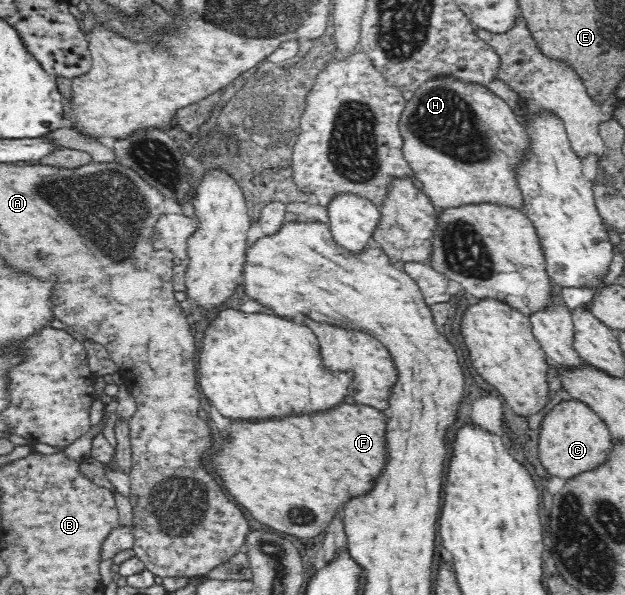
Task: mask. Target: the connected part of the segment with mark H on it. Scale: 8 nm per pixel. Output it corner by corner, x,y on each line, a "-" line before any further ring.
450,76
422,83
407,104
399,119
403,139
402,153
410,164
413,177
422,183
422,191
436,208
464,204
500,204
522,210
523,197
515,169
529,157
530,138
526,126
506,101
480,84
464,84

